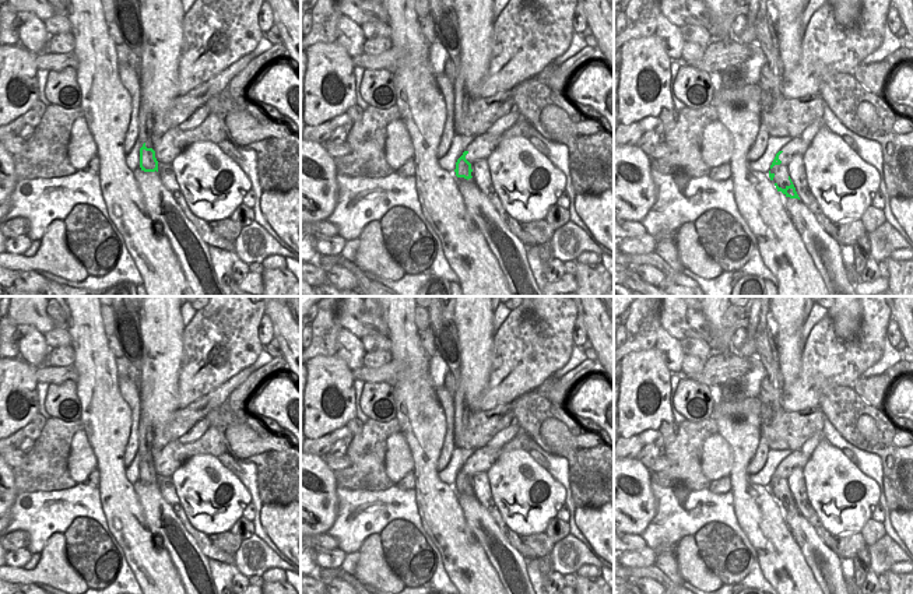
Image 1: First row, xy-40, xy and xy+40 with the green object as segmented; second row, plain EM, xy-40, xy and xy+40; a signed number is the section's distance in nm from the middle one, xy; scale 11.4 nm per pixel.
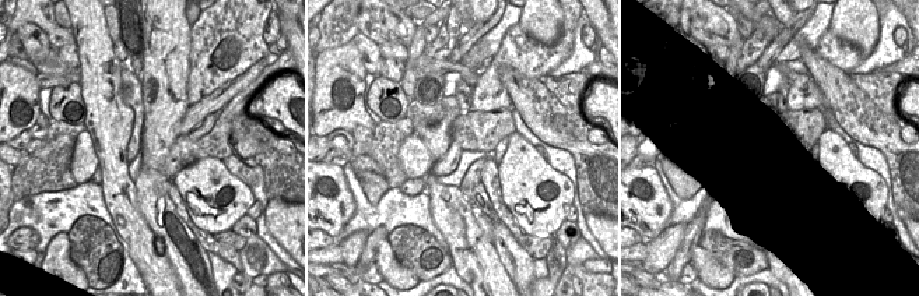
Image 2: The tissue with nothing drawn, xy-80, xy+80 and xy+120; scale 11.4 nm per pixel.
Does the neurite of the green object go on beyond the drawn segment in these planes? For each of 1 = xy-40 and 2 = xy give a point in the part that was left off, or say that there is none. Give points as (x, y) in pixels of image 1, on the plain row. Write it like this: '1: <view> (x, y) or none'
1: none
2: none

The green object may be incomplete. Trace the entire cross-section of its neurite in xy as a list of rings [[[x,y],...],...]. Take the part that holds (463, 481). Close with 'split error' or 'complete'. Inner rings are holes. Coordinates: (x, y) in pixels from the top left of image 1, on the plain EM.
[[[464,464],[463,468],[457,472],[456,475],[456,489],[457,491],[464,491],[464,492],[471,492],[471,477],[466,472],[466,468],[468,467],[468,464]]]; complete

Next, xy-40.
[[[145,456],[140,461],[140,481],[144,485],[158,485],[158,474],[155,471],[155,464],[152,461],[147,461]]]; complete

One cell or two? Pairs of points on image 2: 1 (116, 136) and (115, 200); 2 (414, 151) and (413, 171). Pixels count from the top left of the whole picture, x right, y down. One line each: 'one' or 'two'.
1: one
2: one

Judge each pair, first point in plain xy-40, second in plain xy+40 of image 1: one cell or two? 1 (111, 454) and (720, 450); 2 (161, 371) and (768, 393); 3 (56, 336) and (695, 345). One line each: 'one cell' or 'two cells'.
1: two cells
2: two cells
3: one cell

